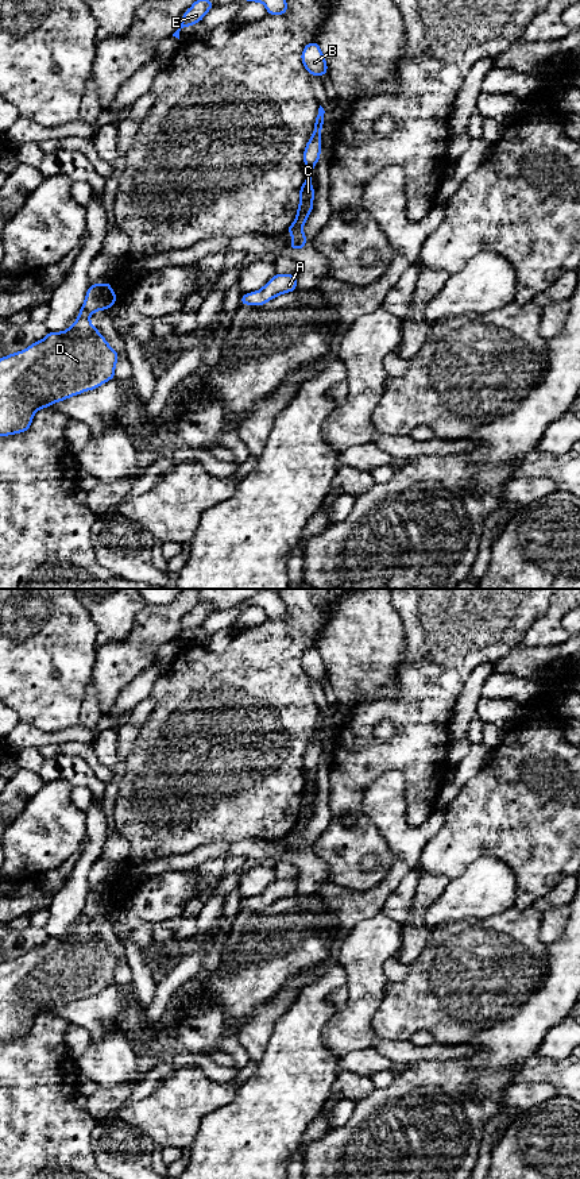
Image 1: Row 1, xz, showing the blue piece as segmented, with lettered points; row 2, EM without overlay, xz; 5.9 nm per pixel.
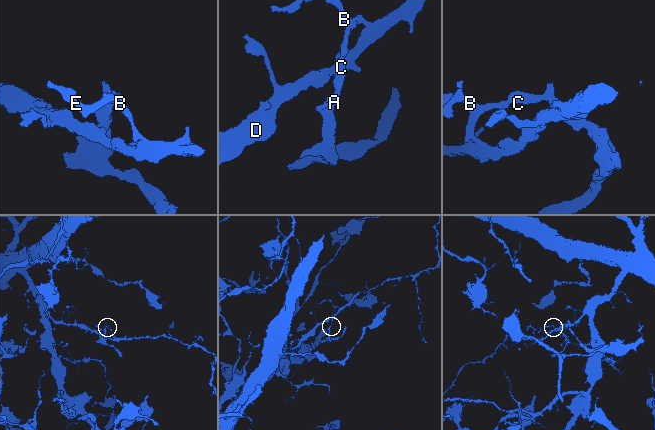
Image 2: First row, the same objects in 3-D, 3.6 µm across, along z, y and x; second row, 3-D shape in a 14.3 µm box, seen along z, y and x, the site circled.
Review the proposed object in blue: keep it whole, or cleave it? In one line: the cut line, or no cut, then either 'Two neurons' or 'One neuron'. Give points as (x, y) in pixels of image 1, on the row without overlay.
Split along xz (306, 771), (312, 773). Two neurons

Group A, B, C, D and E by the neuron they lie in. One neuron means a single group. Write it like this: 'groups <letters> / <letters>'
groups A C / B D E

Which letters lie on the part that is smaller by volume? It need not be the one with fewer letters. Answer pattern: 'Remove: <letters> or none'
Remove: A, C

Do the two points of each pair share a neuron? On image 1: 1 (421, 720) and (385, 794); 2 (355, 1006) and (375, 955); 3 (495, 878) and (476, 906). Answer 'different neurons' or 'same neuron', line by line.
1: different neurons
2: same neuron
3: same neuron

